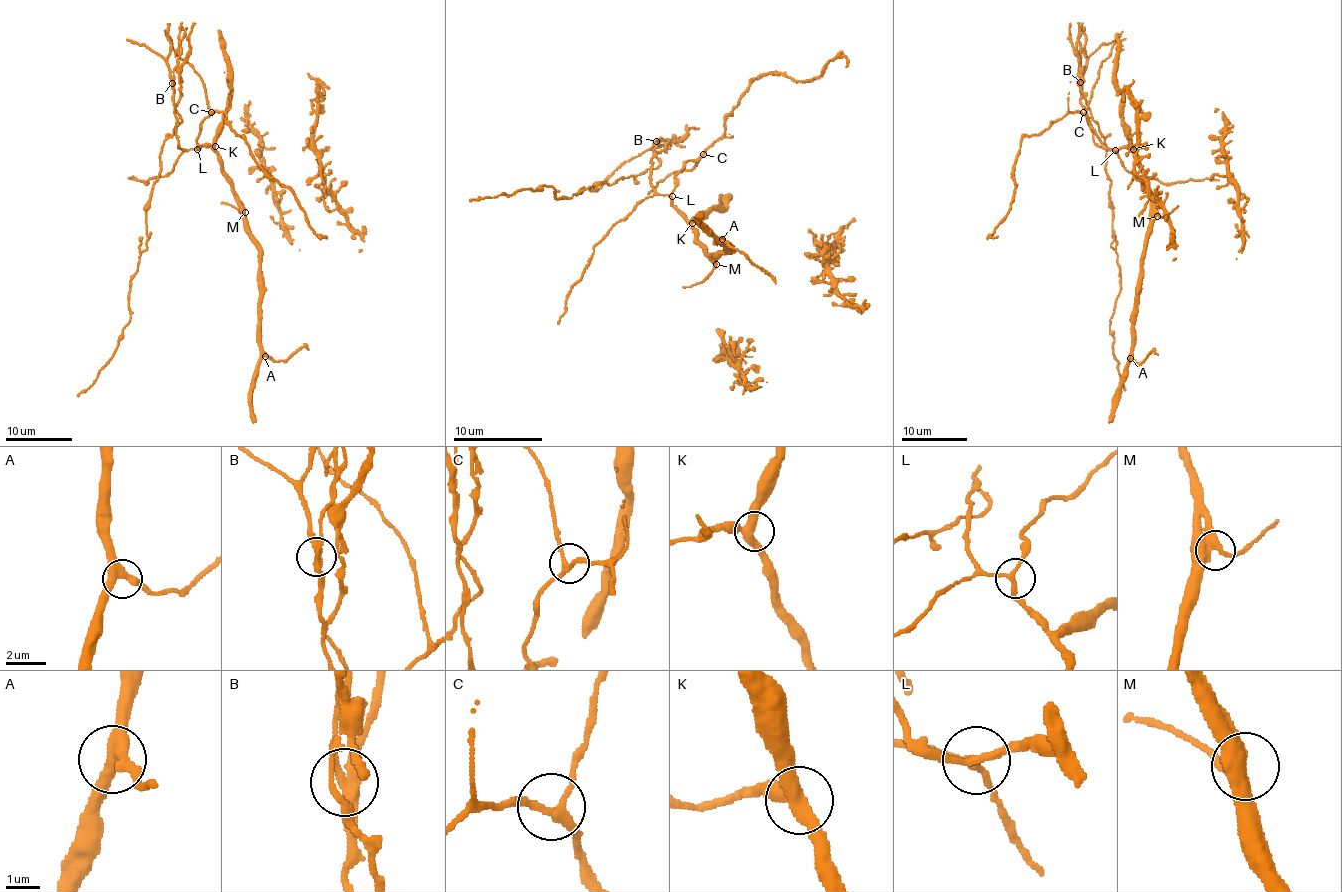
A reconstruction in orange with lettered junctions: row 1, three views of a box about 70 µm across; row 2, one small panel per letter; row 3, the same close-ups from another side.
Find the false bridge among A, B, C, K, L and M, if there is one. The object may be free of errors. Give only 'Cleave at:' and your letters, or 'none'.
Cleave at: B

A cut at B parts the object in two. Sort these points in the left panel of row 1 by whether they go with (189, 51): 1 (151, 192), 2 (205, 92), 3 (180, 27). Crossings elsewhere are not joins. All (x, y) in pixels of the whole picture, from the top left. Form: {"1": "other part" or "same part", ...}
{"1": "same part", "2": "other part", "3": "same part"}

